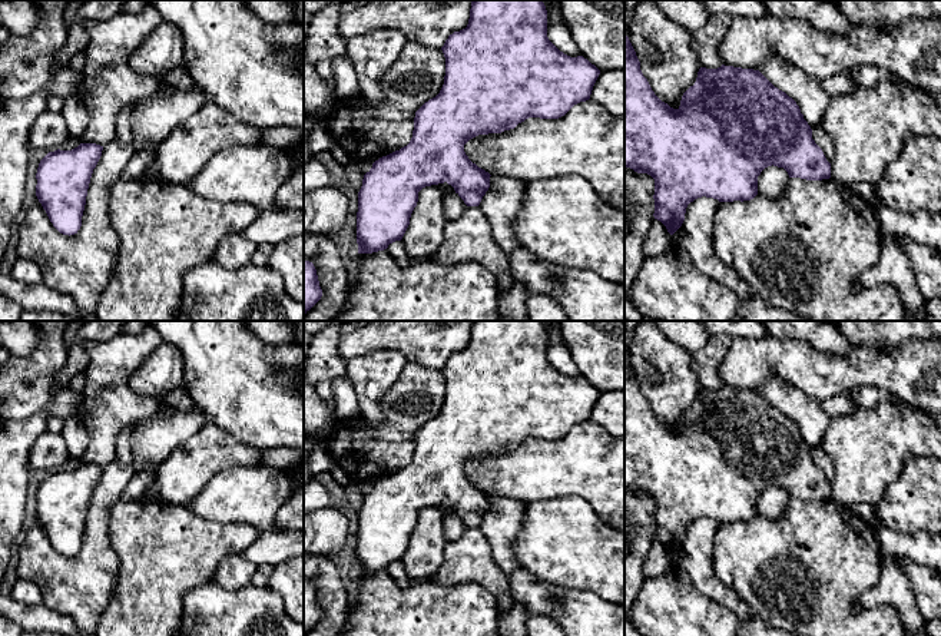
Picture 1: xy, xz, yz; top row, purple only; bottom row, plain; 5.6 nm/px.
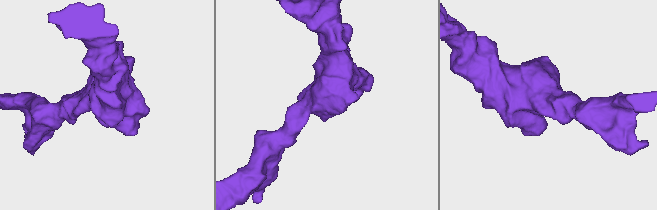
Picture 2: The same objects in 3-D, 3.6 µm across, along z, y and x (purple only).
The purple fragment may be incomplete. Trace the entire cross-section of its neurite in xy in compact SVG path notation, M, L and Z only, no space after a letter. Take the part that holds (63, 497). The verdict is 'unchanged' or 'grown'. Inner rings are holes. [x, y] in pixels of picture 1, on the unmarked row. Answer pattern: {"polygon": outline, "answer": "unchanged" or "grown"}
{"polygon": "M80 464L72 471L49 473L39 484L36 517L53 547L74 556L82 547L87 510L103 467Z", "answer": "unchanged"}

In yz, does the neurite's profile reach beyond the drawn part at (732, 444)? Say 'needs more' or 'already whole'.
already whole

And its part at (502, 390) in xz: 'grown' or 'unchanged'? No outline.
unchanged

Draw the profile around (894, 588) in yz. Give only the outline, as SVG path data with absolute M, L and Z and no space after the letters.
M882 554L882 576L875 587L862 593L859 603L865 610L877 606L894 606L902 619L905 636L925 636L927 620L918 609L911 580L901 570L904 557Z

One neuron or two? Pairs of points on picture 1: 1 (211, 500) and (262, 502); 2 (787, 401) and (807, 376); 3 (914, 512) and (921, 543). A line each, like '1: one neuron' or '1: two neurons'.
1: one neuron
2: two neurons
3: two neurons

